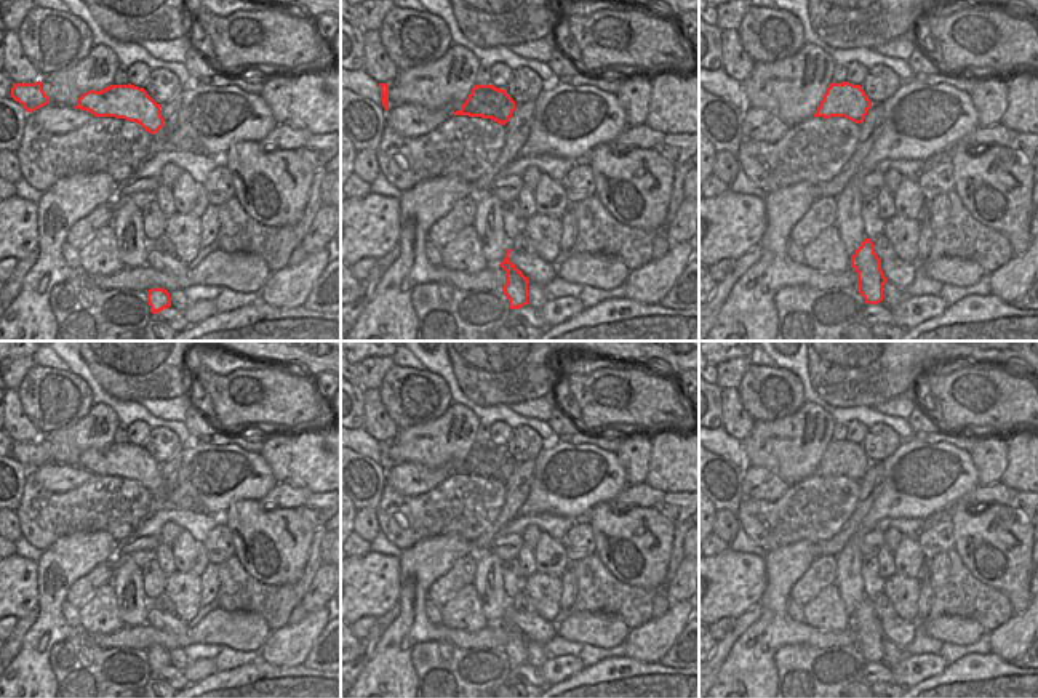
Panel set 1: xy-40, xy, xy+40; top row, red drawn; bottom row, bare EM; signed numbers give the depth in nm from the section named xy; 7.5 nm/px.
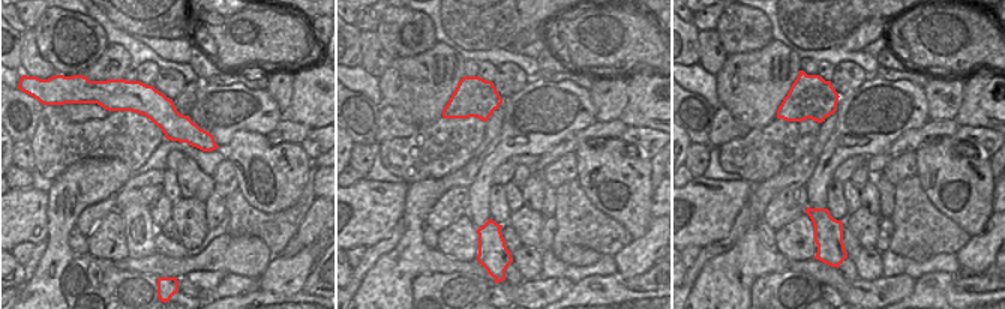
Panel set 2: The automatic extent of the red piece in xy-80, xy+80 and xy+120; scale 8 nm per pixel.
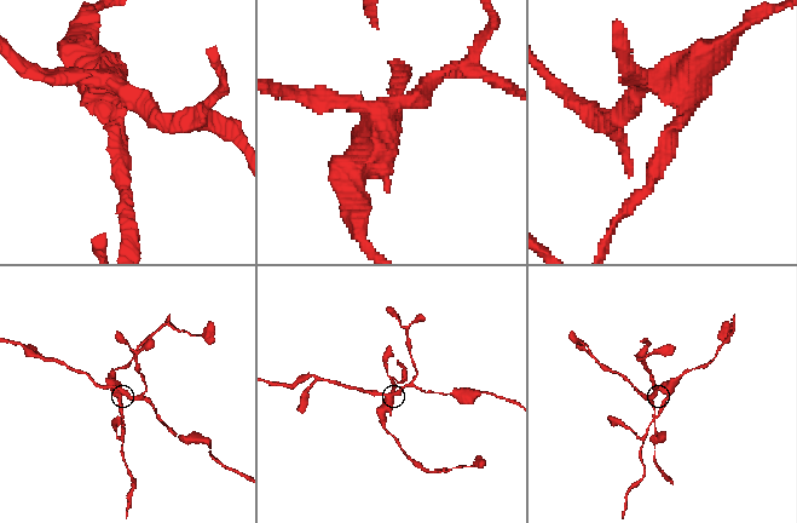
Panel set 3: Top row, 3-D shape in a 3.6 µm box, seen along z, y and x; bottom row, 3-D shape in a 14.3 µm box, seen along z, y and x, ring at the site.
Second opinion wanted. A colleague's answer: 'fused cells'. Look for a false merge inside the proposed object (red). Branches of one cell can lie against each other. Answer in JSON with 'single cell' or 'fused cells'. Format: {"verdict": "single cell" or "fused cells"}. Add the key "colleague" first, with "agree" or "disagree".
{"colleague": "agree", "verdict": "fused cells"}

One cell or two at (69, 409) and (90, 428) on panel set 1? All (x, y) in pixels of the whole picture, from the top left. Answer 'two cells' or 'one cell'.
two cells

